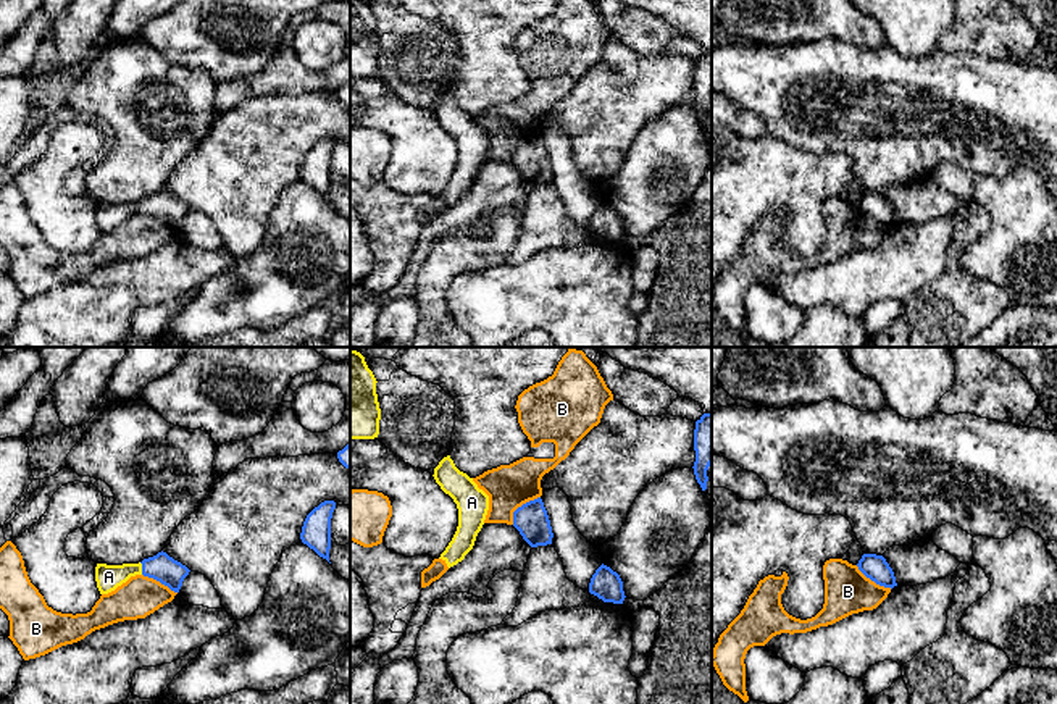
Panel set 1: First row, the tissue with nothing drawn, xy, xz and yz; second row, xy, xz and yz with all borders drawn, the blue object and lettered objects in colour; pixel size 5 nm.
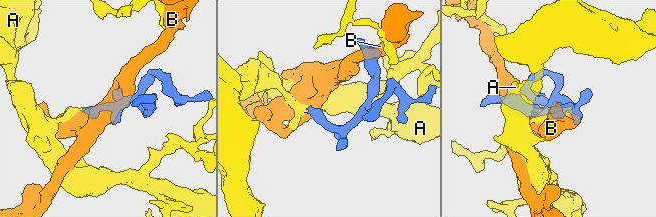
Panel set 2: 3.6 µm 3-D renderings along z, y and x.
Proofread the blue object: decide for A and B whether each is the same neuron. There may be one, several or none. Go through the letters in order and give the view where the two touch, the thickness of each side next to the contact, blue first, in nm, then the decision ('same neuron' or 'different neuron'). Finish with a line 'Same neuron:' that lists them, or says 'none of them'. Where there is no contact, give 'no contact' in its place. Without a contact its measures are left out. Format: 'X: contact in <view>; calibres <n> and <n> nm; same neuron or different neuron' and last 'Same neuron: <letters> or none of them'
A: contact in xy; calibres 140 and 130 nm; same neuron
B: contact in xz; calibres 170 and 220 nm; different neuron
Same neuron: A

